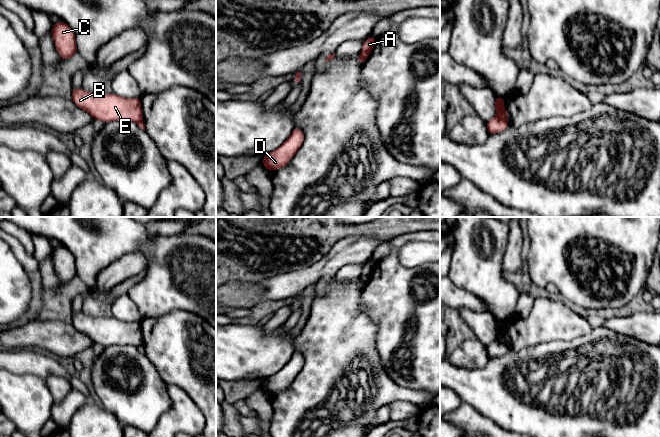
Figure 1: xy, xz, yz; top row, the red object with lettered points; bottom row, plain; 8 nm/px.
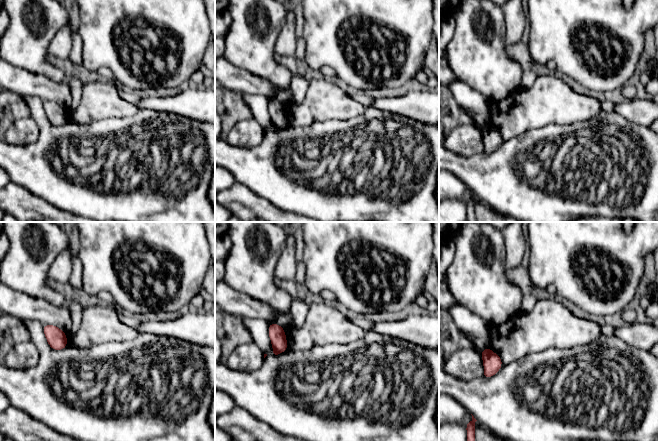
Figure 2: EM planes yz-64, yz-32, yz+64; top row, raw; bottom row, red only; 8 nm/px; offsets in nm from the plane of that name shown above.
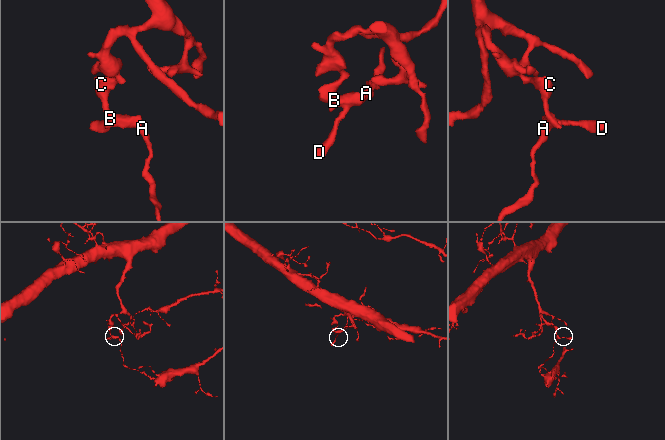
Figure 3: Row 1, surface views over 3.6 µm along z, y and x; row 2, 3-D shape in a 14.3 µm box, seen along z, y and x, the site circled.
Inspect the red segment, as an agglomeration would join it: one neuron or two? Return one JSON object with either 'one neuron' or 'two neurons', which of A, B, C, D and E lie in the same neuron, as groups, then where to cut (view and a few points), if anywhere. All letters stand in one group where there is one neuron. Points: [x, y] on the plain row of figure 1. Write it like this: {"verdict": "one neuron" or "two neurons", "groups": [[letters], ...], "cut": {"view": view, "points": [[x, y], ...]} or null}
{"verdict": "two neurons", "groups": [["A"], ["B", "C", "D", "E"]], "cut": {"view": "yz", "points": [[496, 340], [506, 345]]}}

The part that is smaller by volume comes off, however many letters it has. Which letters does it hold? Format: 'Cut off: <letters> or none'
Cut off: A

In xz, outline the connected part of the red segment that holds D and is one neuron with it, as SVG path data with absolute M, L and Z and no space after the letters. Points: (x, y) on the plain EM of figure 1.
M295 351L290 361L279 372L263 381L263 390L269 395L285 391L296 378L303 366L303 355L299 351Z

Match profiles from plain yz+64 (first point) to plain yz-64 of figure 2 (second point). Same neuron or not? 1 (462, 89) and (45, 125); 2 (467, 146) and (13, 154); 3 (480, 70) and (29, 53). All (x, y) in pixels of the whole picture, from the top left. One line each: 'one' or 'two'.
1: one
2: two
3: one

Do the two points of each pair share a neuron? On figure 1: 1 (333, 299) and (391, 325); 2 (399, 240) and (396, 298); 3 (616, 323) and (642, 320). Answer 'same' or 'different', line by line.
1: different
2: same
3: same

